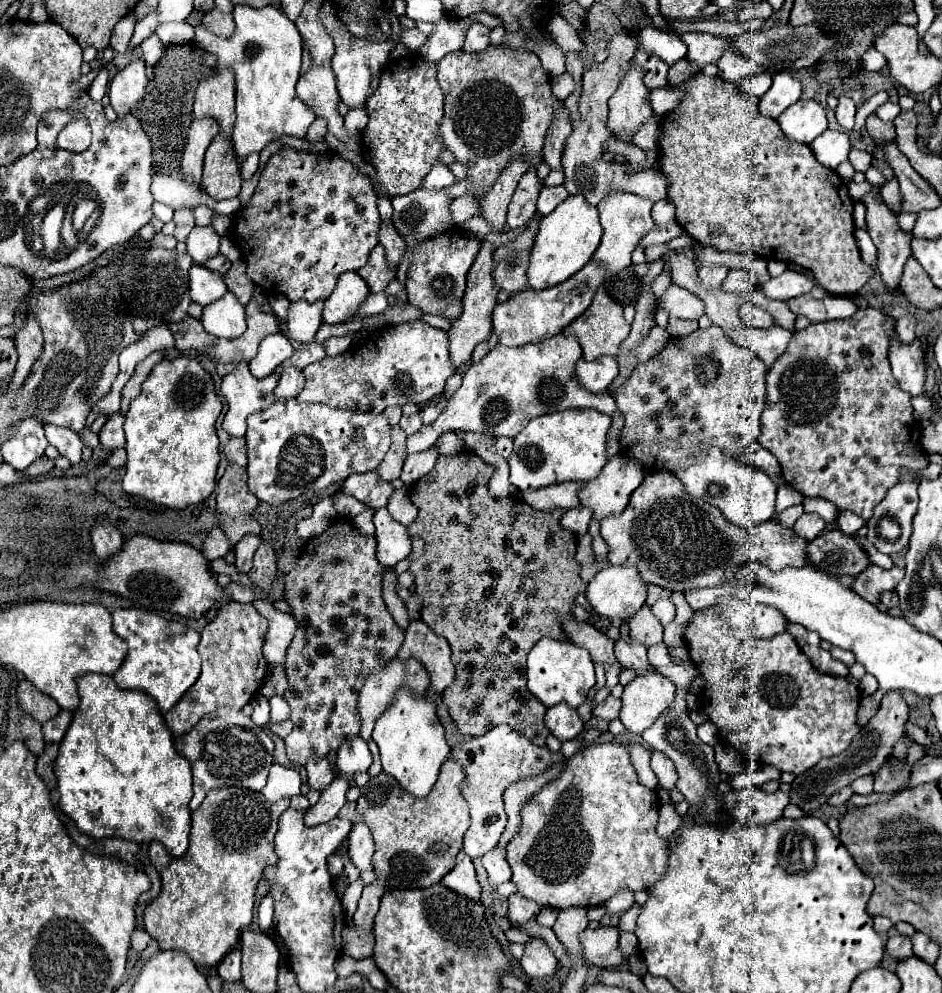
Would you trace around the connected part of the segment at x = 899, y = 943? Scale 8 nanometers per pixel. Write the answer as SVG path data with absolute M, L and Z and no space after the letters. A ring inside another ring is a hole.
M896 933L896 935L892 935L892 937L888 939L888 943L886 943L886 951L888 951L896 961L900 961L900 959L912 955L912 943L910 943L908 937Z

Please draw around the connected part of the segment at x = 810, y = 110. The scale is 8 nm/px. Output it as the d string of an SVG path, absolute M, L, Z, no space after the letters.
M798 99L778 117L778 123L788 139L804 145L810 145L828 129L826 113L814 99Z

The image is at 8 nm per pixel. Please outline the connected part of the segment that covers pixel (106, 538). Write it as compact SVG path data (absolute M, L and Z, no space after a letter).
M96 525L96 529L92 529L90 537L92 537L94 553L102 561L108 559L110 555L114 555L122 545L122 535L114 525Z

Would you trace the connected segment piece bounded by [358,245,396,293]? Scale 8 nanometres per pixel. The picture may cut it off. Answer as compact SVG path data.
M376 245L368 257L368 263L358 271L360 277L368 283L370 293L380 293L386 289L386 285L396 279L396 271L388 265L382 245Z

